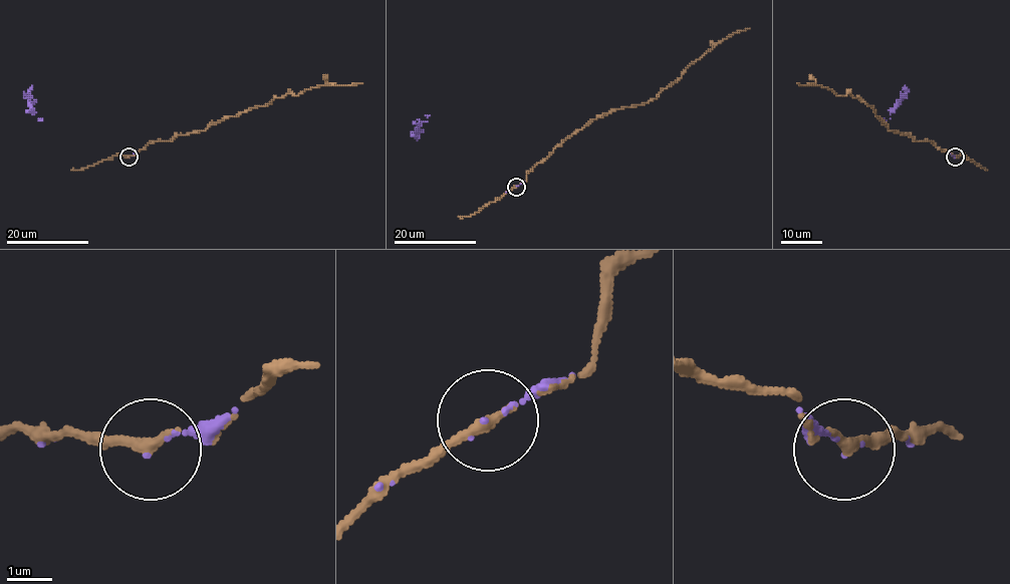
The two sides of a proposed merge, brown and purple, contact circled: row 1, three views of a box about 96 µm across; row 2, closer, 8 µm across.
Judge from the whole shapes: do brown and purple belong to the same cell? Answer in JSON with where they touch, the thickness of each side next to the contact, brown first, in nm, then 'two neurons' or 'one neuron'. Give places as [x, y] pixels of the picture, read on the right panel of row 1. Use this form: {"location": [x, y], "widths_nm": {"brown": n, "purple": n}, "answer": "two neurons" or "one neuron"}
{"location": [955, 157], "widths_nm": {"brown": 200, "purple": 80}, "answer": "one neuron"}

